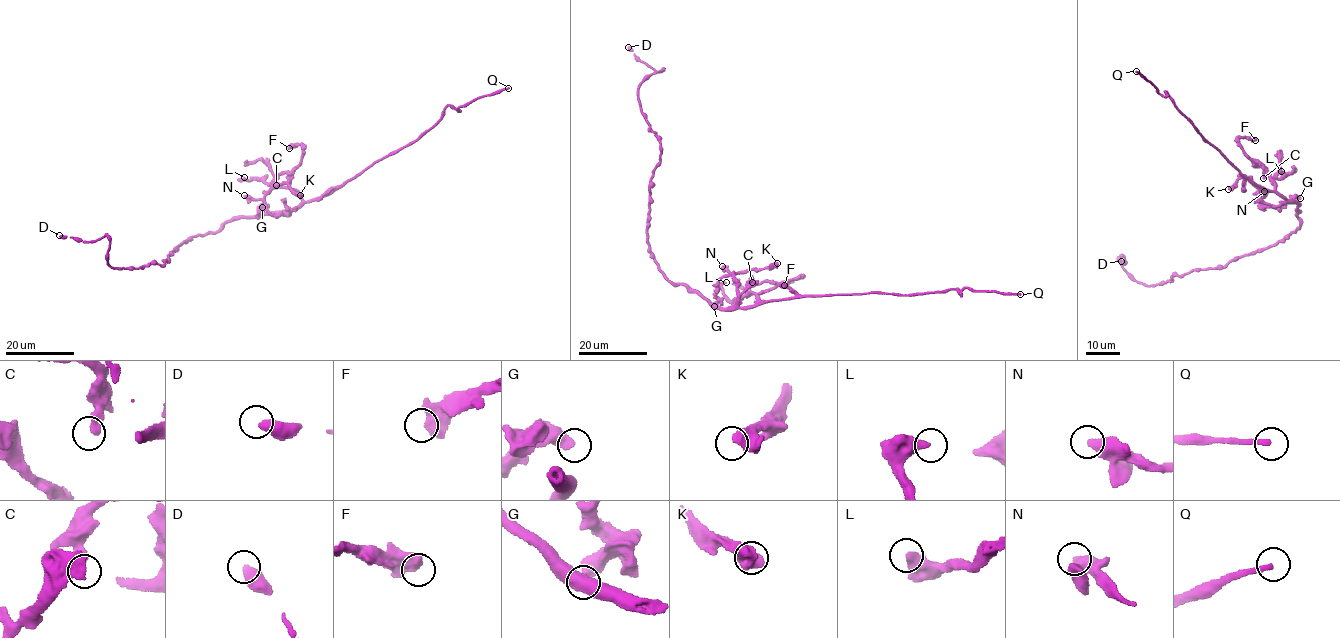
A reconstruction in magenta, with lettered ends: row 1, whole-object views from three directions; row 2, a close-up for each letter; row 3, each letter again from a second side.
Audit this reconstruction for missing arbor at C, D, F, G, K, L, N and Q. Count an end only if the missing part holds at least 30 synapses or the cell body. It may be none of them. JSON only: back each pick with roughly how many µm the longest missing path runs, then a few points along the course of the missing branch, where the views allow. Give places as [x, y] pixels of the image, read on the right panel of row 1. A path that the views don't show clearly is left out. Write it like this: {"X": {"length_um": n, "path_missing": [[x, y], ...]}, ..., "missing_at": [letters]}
{"Q": {"length_um": 140}, "missing_at": ["Q"]}

